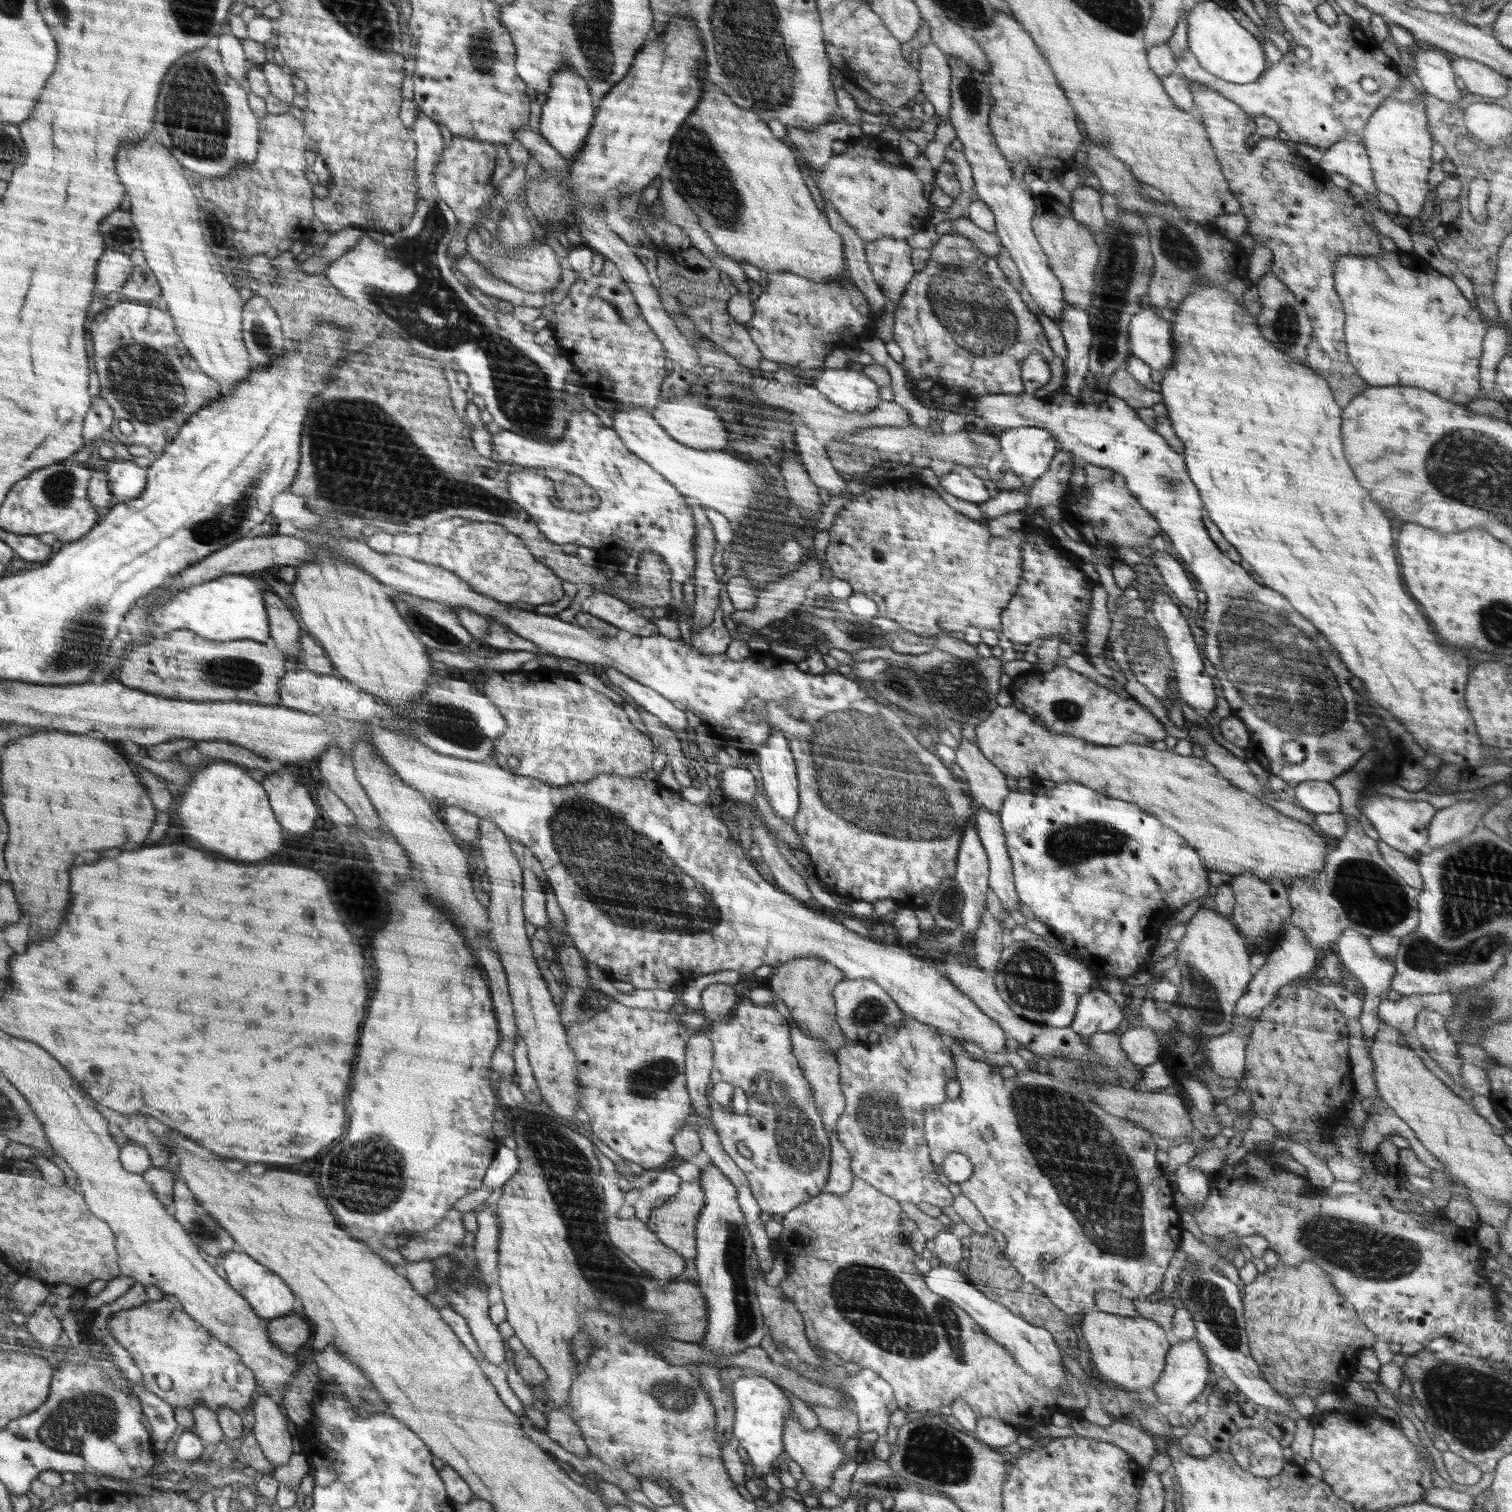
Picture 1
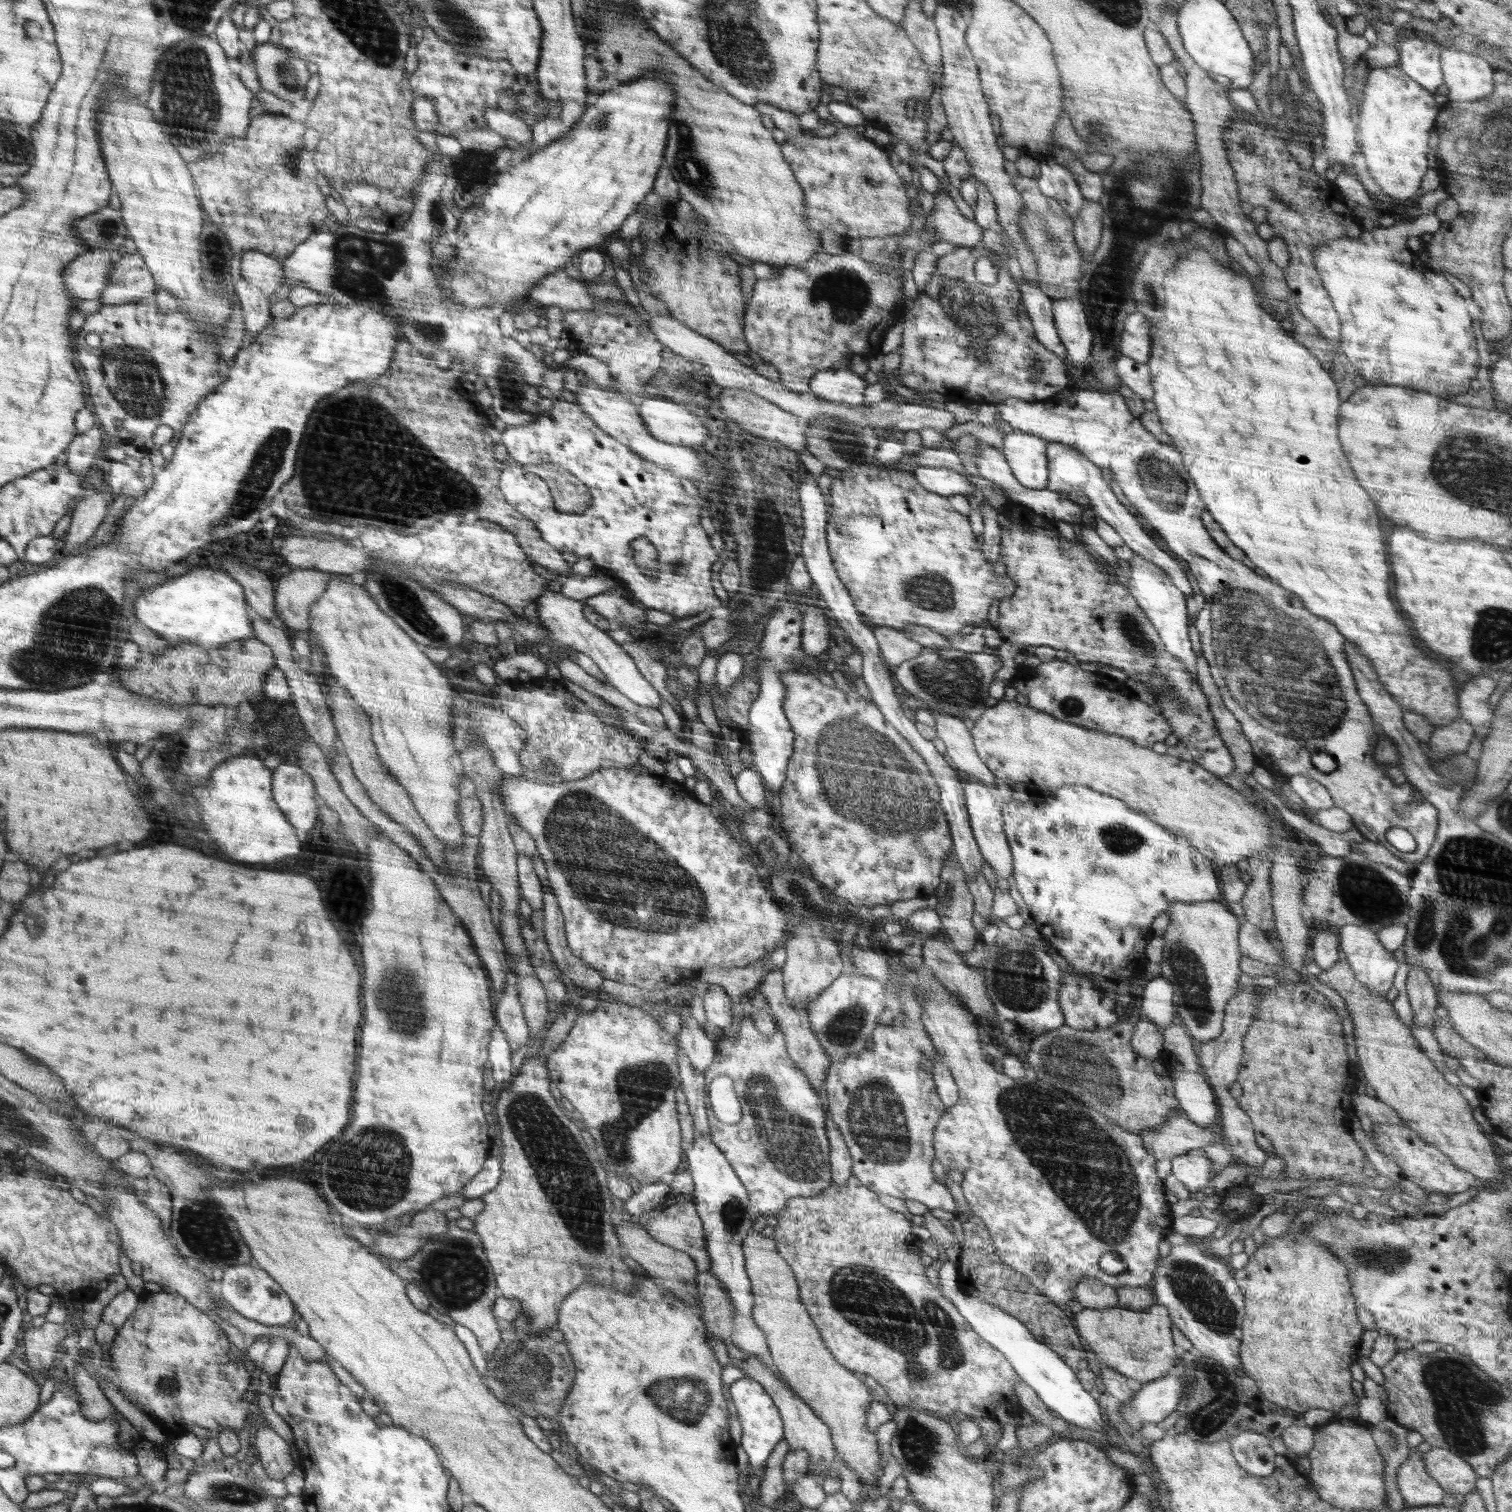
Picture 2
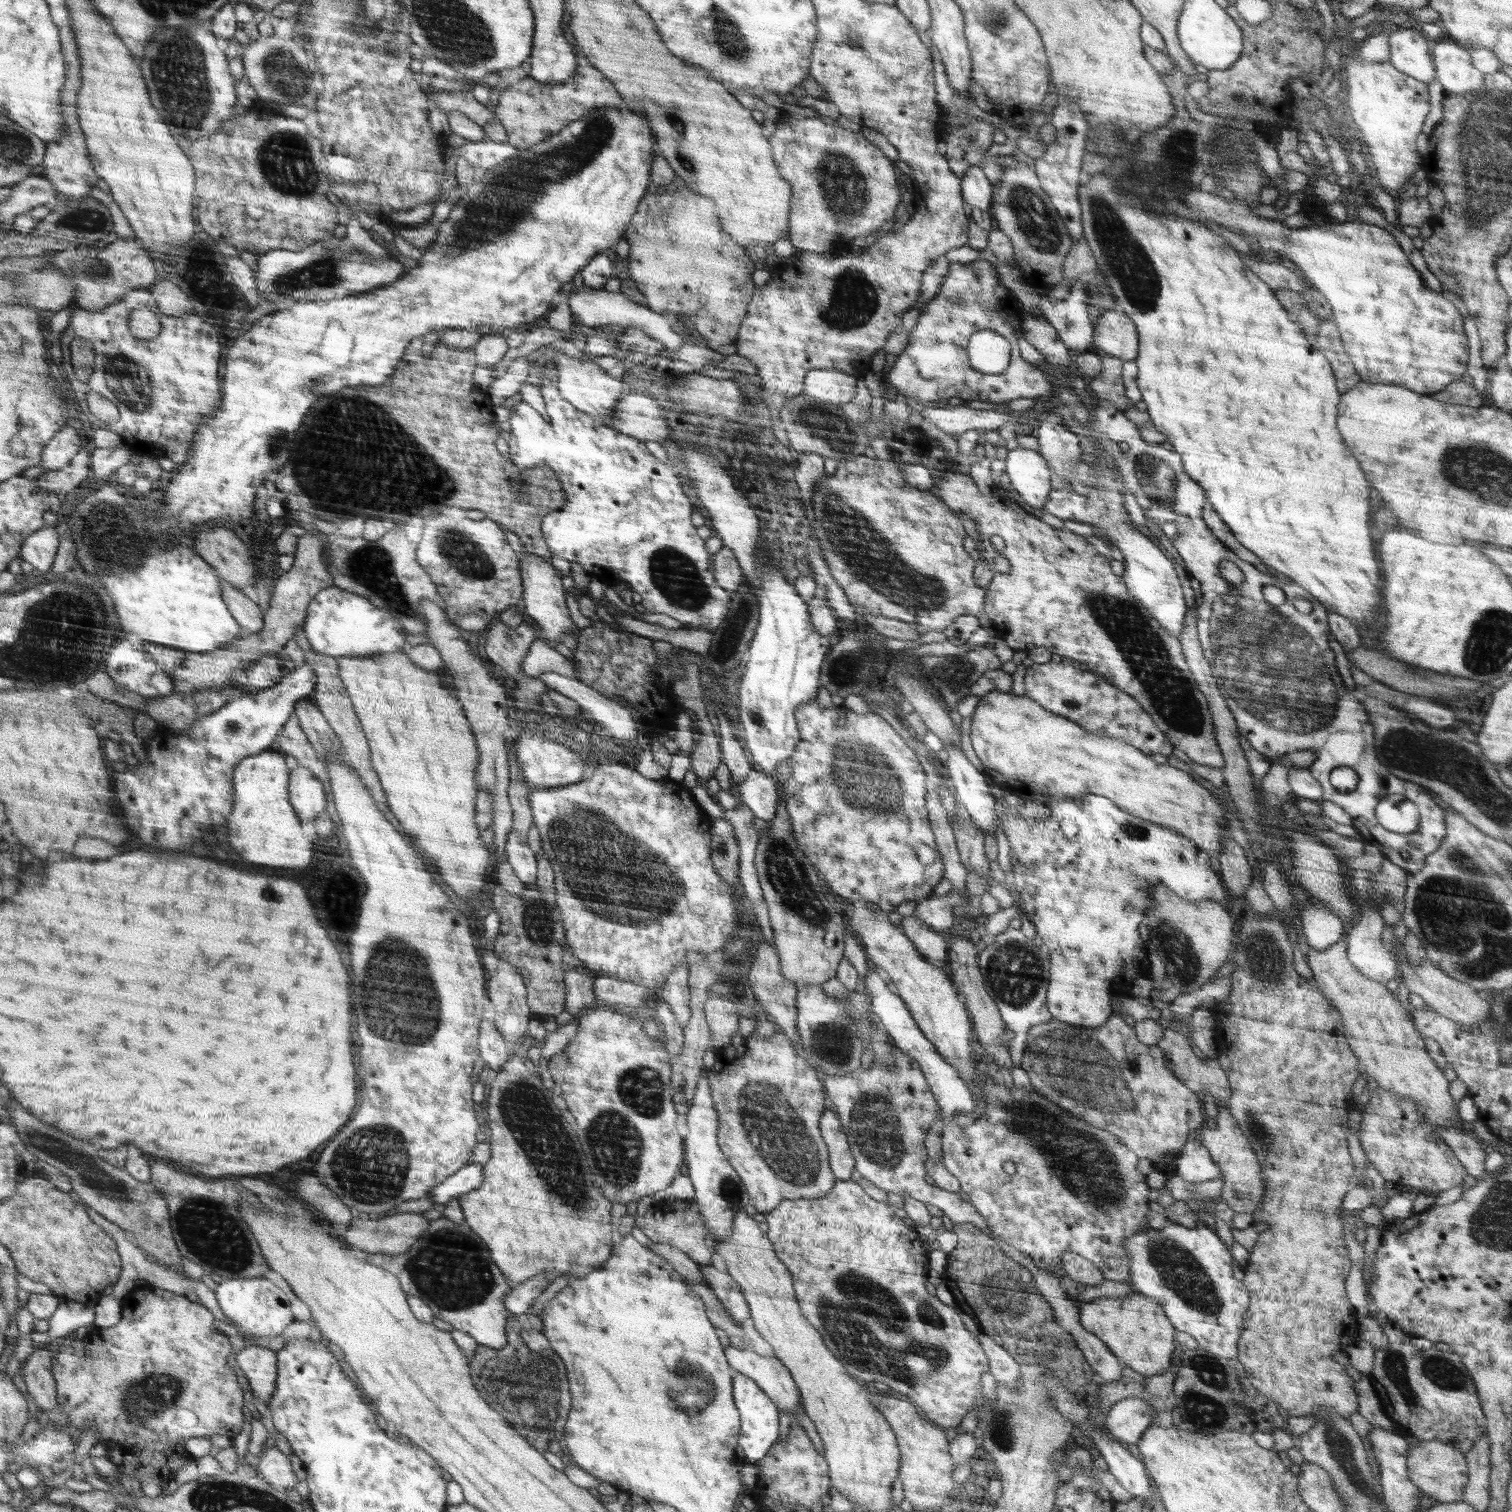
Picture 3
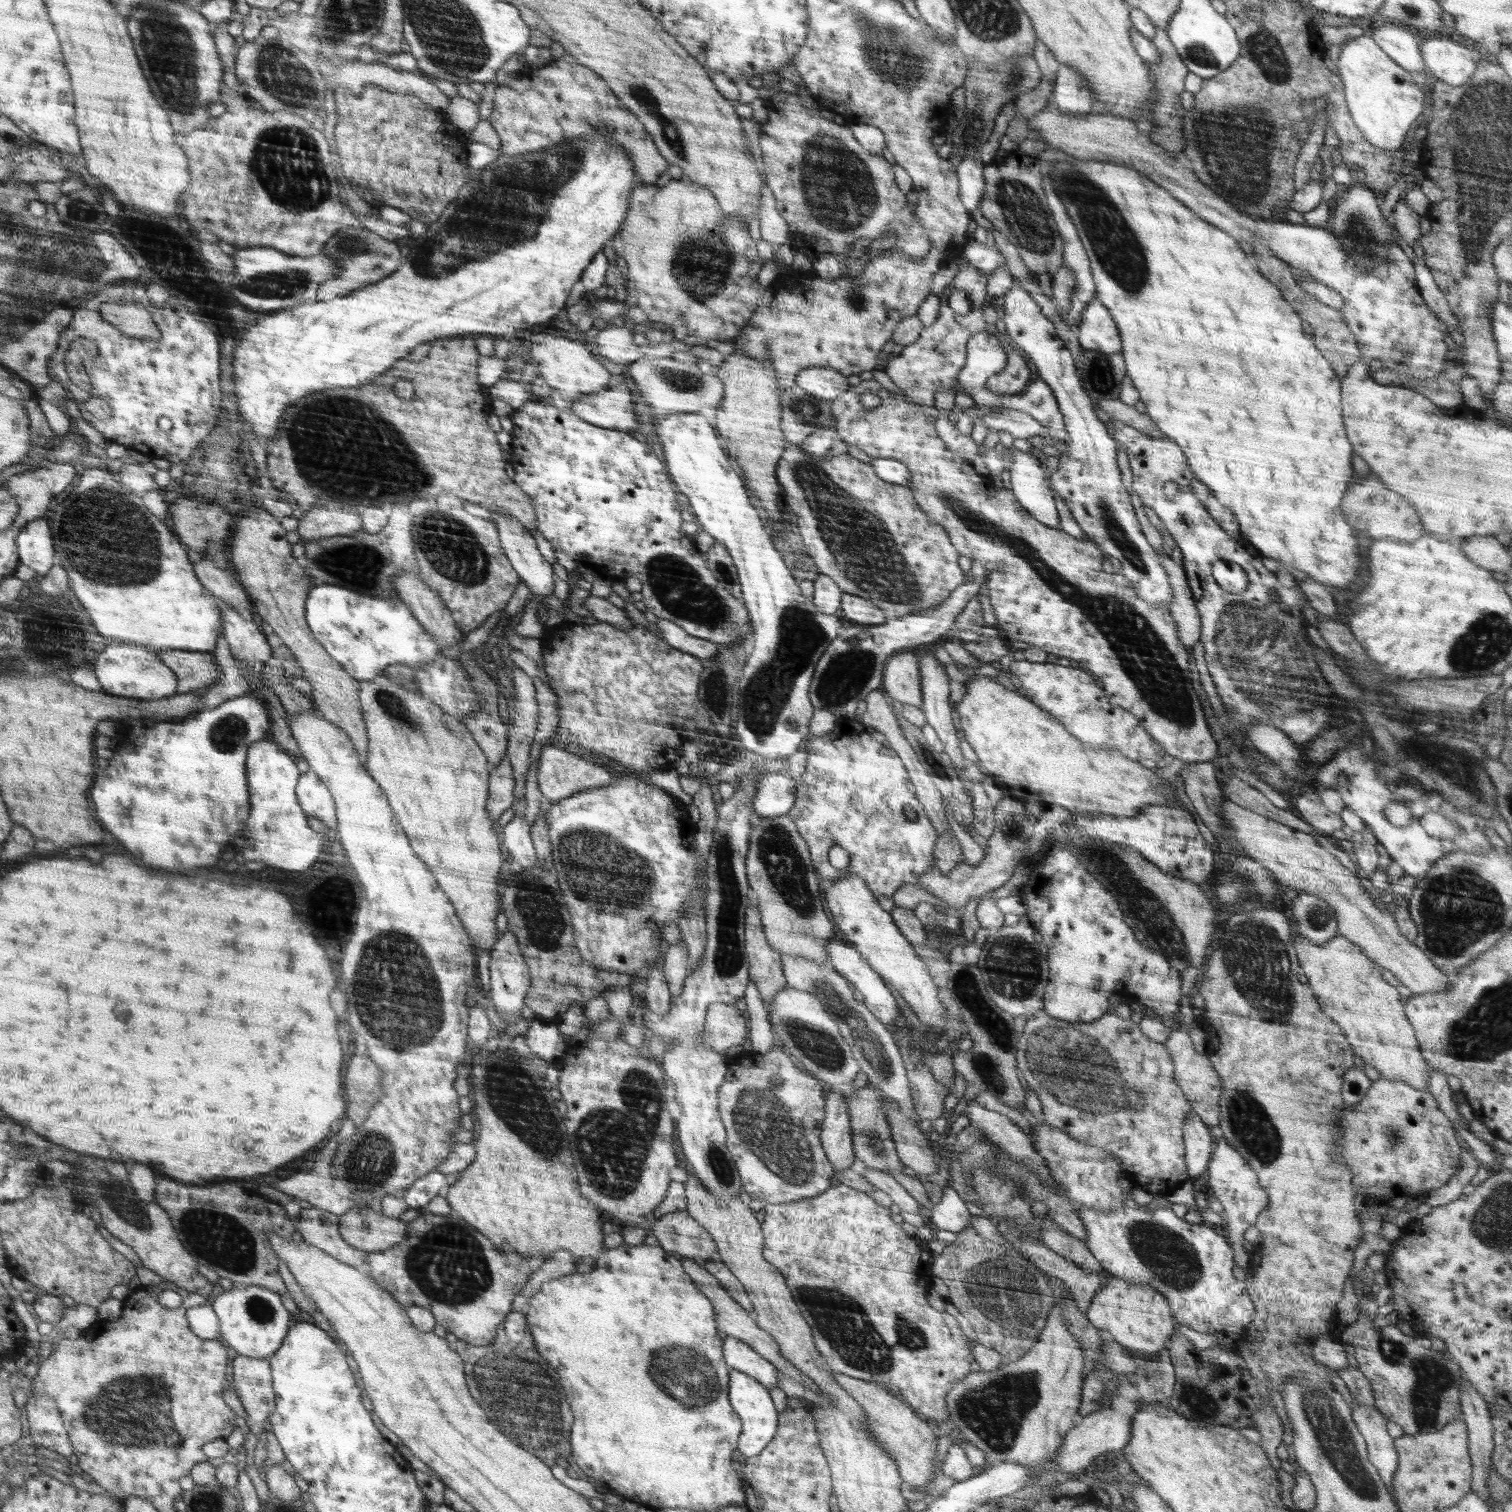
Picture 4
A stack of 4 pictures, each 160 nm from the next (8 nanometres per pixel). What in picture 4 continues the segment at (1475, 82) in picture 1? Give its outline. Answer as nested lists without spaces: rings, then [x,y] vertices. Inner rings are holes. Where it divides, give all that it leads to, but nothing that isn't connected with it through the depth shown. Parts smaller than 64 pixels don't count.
[[[1425,36],[1425,40],[1419,44],[1419,49],[1426,70],[1429,70],[1440,81],[1455,87],[1464,84],[1472,76],[1478,60],[1484,57],[1476,50],[1476,47],[1468,46],[1457,38],[1444,38],[1444,36],[1440,36],[1440,38]]]

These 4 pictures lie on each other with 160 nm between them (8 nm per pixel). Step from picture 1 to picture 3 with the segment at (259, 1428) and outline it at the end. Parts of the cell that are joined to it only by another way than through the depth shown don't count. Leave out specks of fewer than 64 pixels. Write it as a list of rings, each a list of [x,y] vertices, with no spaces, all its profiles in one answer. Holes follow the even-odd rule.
[[[276,1446],[264,1448],[256,1472],[259,1472],[259,1476],[262,1476],[268,1484],[277,1488],[296,1488],[299,1481],[294,1471],[292,1471],[290,1459],[280,1452]]]

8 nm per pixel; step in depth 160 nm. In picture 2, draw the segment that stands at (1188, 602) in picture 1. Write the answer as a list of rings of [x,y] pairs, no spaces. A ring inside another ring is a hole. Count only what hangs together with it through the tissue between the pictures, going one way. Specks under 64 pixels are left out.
[[[1047,441],[1046,447],[1047,463],[1049,468],[1048,483],[1046,484],[1046,490],[1050,492],[1067,492],[1080,491],[1083,492],[1090,500],[1091,507],[1094,510],[1094,514],[1100,516],[1104,522],[1107,522],[1122,536],[1124,544],[1131,548],[1136,554],[1139,554],[1142,558],[1152,561],[1155,565],[1166,571],[1166,574],[1170,577],[1170,580],[1174,583],[1174,586],[1178,587],[1185,598],[1188,598],[1193,594],[1192,584],[1186,577],[1185,568],[1179,559],[1172,558],[1170,554],[1167,554],[1162,547],[1159,547],[1154,542],[1152,533],[1146,528],[1142,528],[1134,514],[1130,514],[1130,511],[1126,510],[1122,503],[1116,498],[1114,492],[1110,490],[1110,487],[1104,481],[1102,476],[1102,468],[1100,468],[1095,462],[1092,462],[1089,458],[1086,458],[1080,451],[1062,444],[1061,442]]]

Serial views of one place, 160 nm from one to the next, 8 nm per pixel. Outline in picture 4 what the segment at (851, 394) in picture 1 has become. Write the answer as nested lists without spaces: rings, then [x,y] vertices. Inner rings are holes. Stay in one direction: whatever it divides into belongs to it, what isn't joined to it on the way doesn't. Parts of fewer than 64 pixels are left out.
[[[829,367],[806,368],[797,376],[796,385],[807,394],[831,402],[850,388],[845,374]]]

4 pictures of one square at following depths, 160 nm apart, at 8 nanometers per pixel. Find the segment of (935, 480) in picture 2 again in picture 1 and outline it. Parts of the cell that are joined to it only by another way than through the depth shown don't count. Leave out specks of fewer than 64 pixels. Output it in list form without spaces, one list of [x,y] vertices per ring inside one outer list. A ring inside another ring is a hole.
[[[954,467],[948,474],[939,478],[939,483],[948,494],[968,502],[979,504],[990,499],[983,480],[966,467]]]

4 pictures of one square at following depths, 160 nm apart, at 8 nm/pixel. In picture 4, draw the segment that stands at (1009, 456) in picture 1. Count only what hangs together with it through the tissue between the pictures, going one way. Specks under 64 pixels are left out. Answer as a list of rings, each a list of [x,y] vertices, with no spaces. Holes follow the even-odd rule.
[[[1013,446],[1010,488],[1016,500],[1038,522],[1052,528],[1060,527],[1058,511],[1054,504],[1055,492],[1049,487],[1048,473],[1043,458],[1037,452],[1022,452]]]

